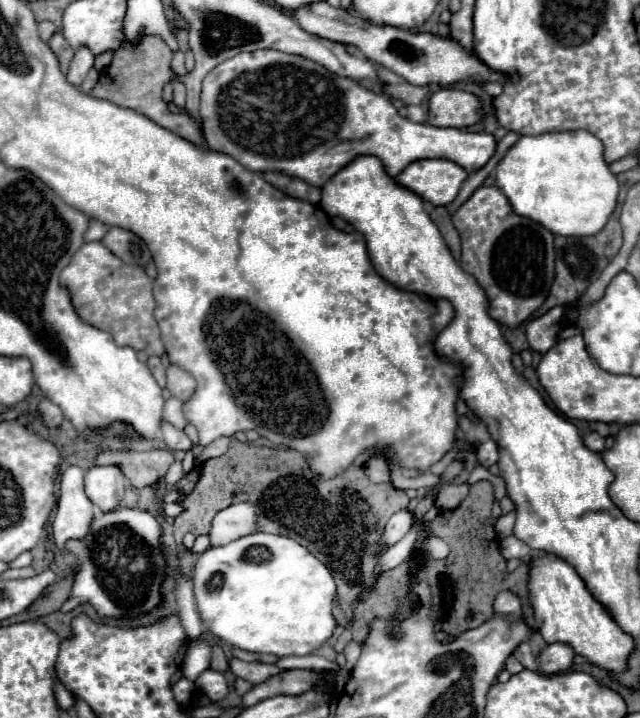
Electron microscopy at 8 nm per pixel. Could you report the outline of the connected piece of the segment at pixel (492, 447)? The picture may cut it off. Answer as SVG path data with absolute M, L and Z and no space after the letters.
M487 439L485 443L481 443L477 447L477 457L481 461L481 465L485 467L491 467L493 463L499 461L499 449L497 449L497 443L493 439Z

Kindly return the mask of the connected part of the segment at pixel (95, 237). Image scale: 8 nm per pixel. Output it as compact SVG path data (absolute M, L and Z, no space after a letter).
M91 221L91 229L87 229L87 241L101 241L107 235L109 227L99 223L99 221Z

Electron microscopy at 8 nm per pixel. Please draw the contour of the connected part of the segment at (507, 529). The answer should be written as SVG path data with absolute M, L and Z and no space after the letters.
M515 511L507 513L505 517L501 515L501 517L499 517L499 521L497 521L497 525L495 525L495 531L497 531L497 535L499 535L499 537L505 537L505 535L509 535L509 533L513 531L513 523L515 523Z

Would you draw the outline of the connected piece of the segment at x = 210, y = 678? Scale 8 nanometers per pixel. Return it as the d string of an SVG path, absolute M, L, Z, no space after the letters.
M213 669L203 671L197 679L195 679L195 687L205 693L211 701L219 701L227 695L227 681L223 673L217 673Z

